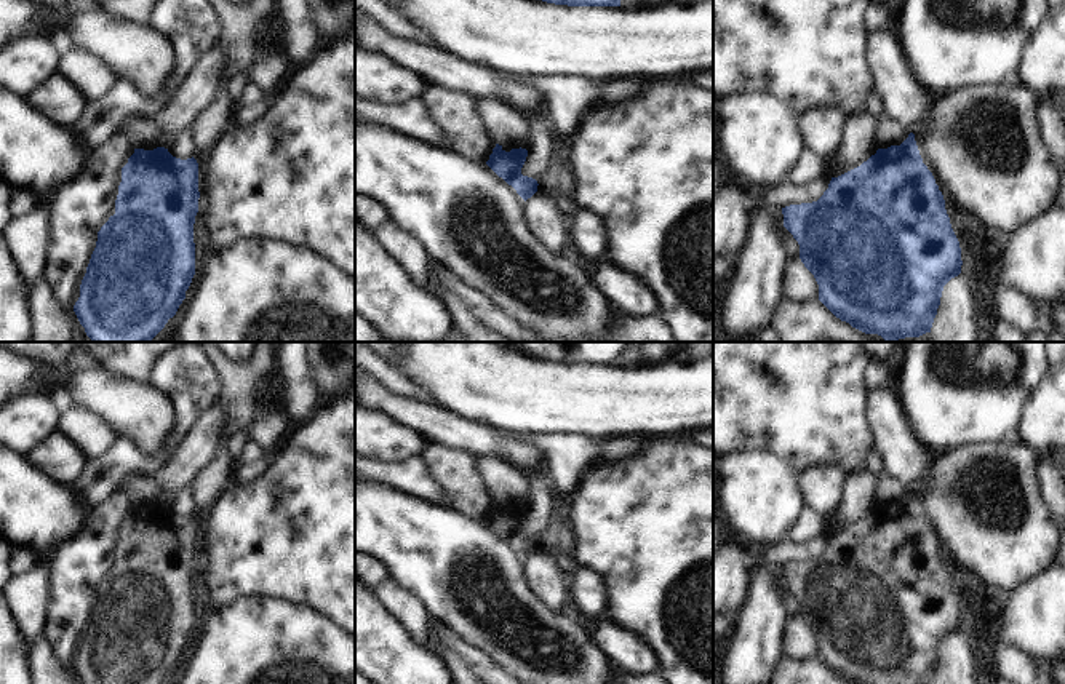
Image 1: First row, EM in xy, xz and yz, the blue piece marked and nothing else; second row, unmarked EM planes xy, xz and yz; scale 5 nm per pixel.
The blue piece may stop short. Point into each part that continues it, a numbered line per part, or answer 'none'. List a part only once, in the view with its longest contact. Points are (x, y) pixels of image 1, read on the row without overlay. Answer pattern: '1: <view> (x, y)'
none

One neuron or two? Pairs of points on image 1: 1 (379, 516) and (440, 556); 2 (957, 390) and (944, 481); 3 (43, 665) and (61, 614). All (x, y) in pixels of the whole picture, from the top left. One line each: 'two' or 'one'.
1: one
2: two
3: two

